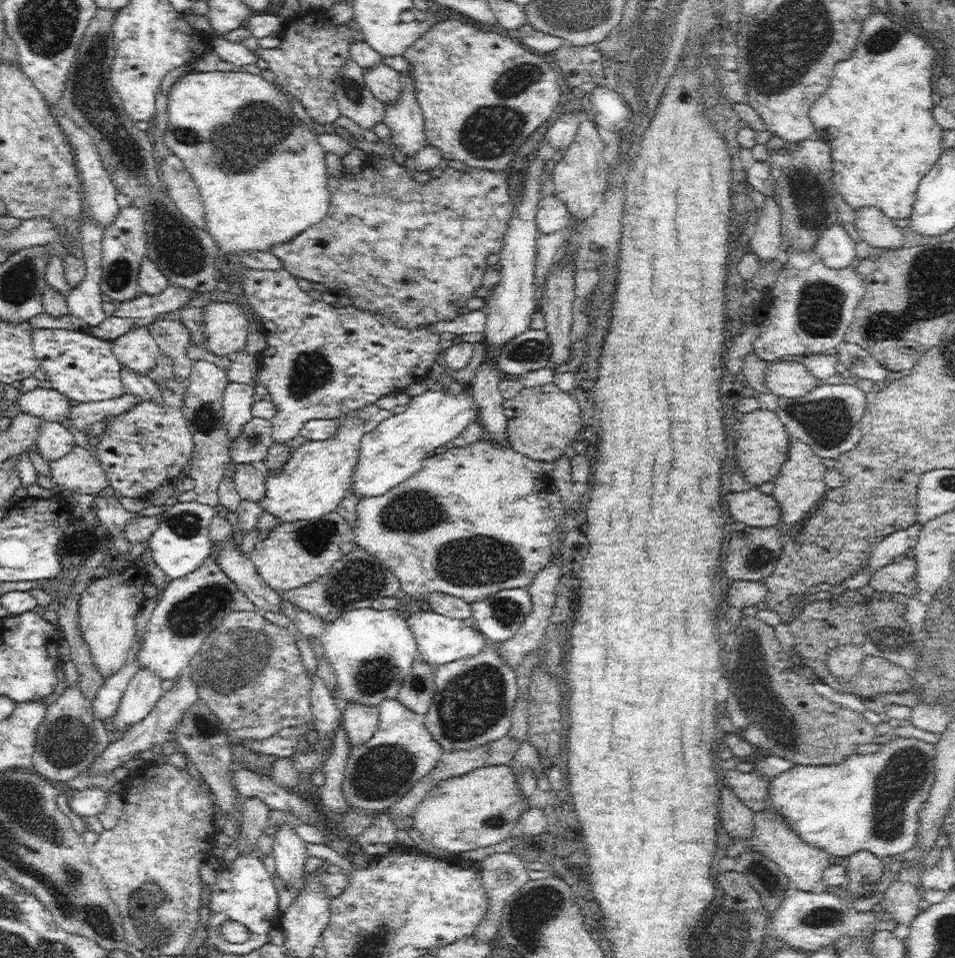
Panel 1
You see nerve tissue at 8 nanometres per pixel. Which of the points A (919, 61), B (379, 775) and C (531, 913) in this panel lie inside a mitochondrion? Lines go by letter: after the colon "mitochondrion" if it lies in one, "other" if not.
A: other
B: mitochondrion
C: mitochondrion

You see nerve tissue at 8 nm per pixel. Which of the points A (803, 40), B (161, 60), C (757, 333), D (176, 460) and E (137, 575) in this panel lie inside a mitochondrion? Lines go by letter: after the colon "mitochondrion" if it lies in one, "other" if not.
A: mitochondrion
B: other
C: other
D: other
E: other

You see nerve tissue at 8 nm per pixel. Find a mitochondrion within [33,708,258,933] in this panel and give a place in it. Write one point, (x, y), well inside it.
(65, 742)

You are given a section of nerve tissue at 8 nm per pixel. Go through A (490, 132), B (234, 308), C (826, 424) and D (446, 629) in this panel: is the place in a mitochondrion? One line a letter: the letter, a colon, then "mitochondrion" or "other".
A: mitochondrion
B: other
C: mitochondrion
D: other

